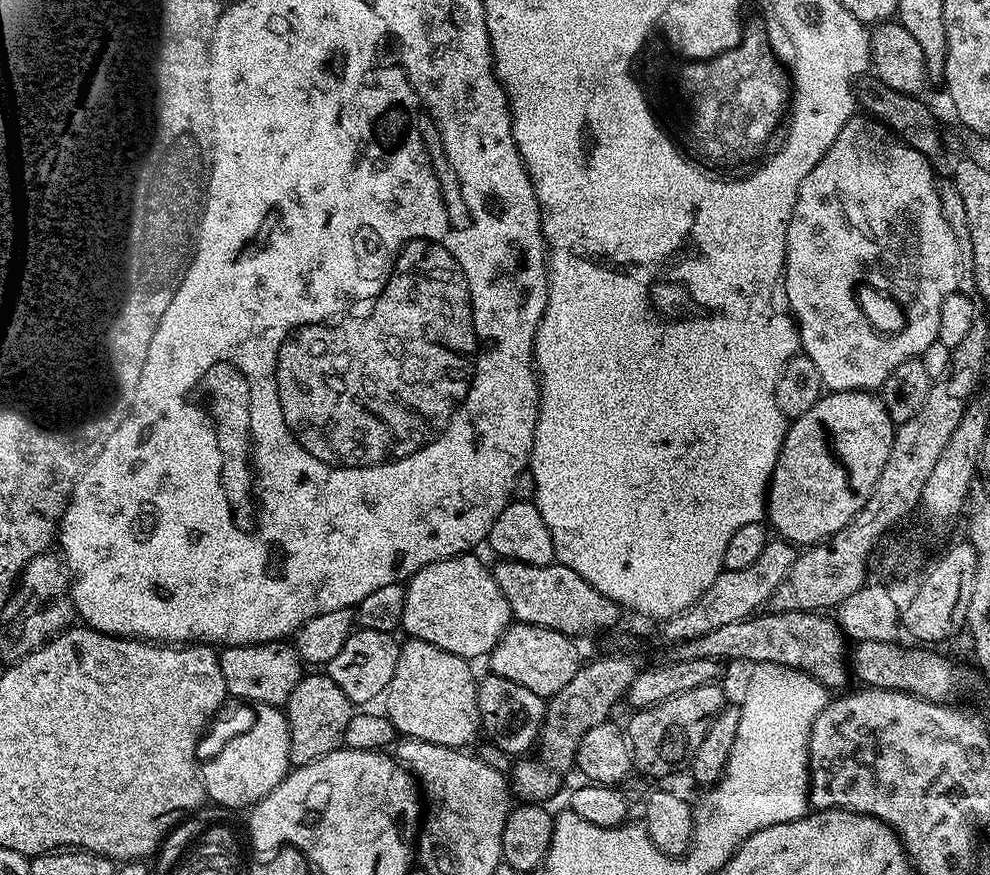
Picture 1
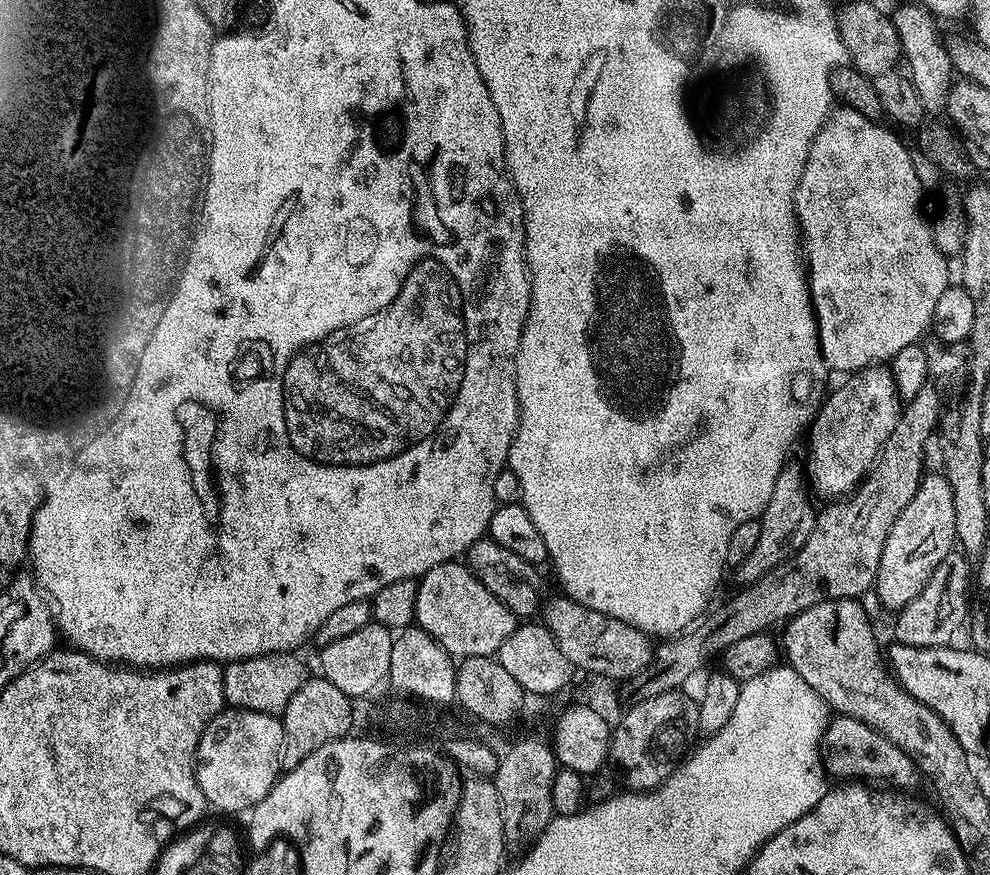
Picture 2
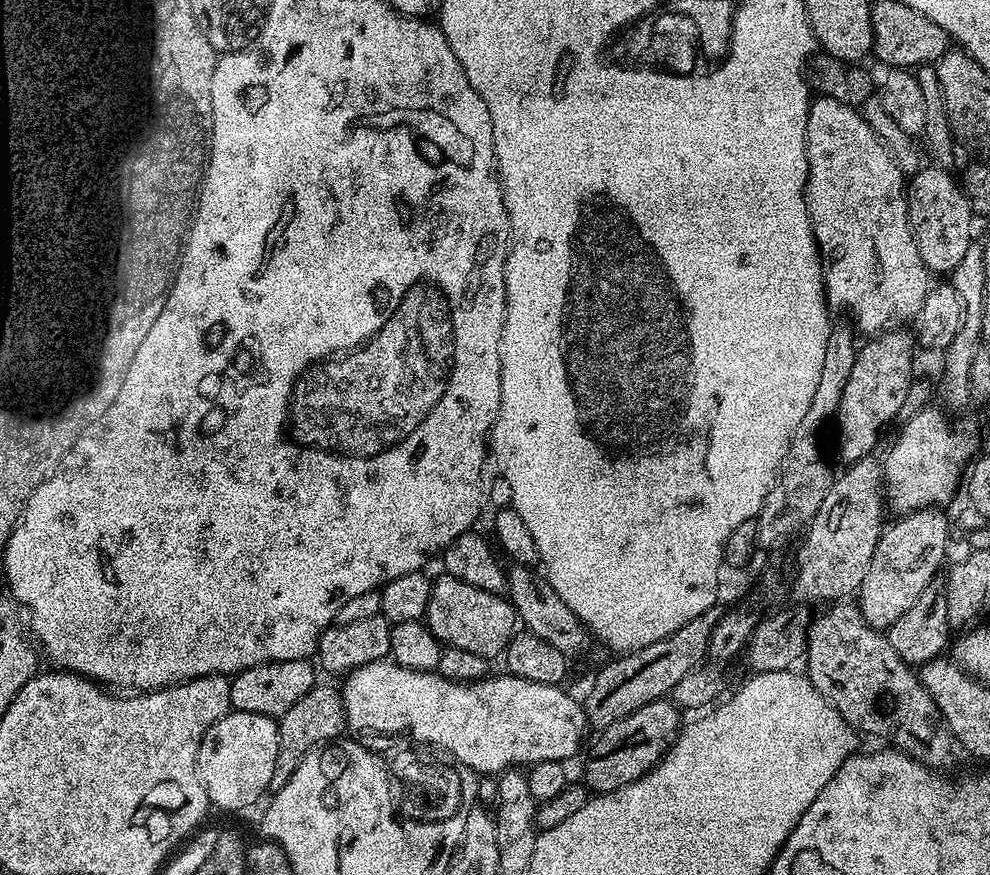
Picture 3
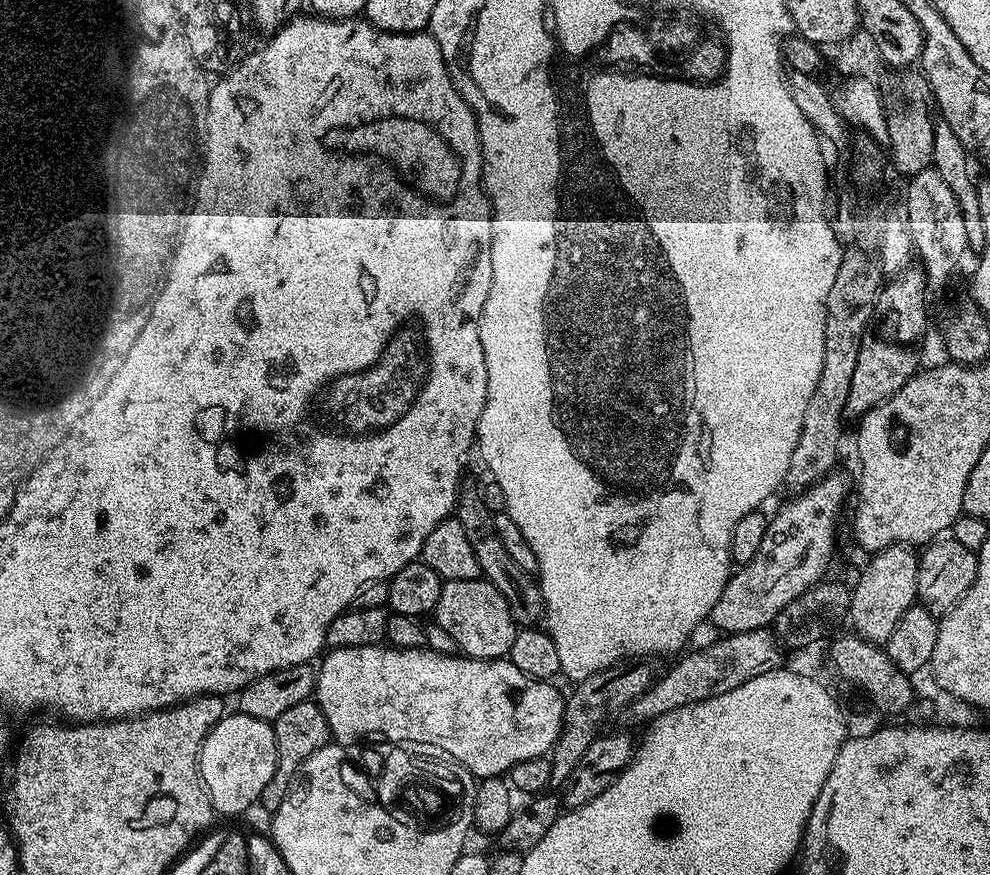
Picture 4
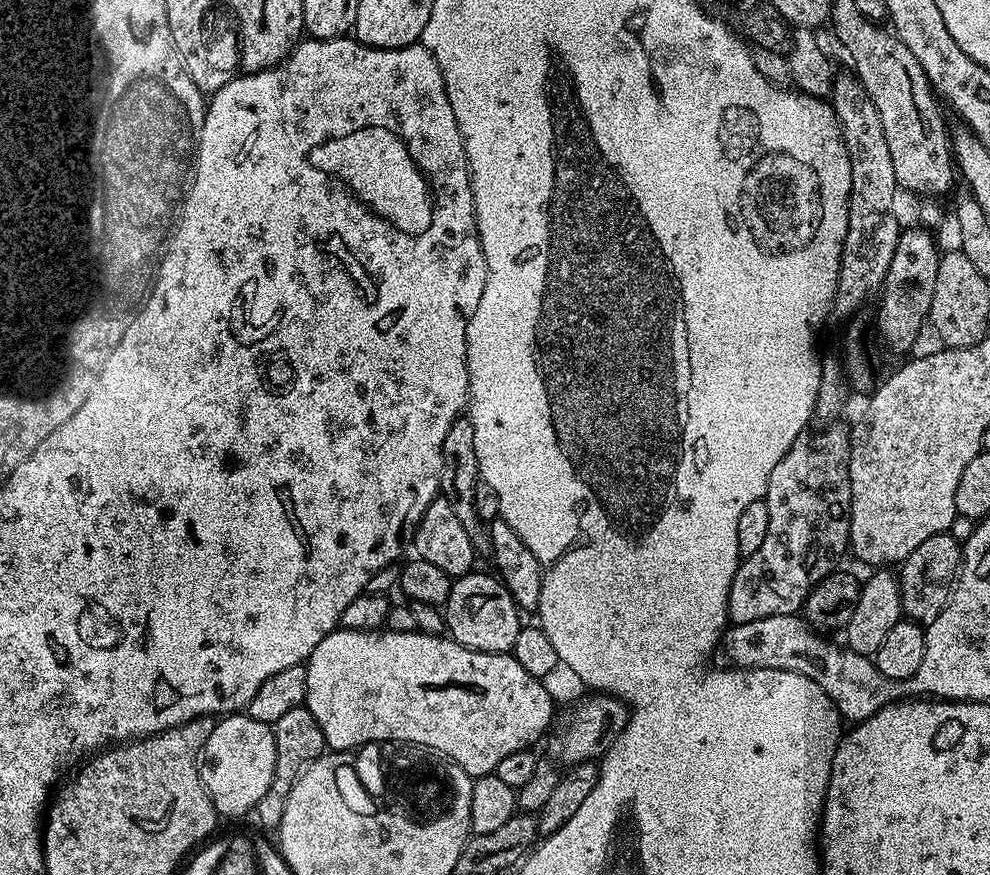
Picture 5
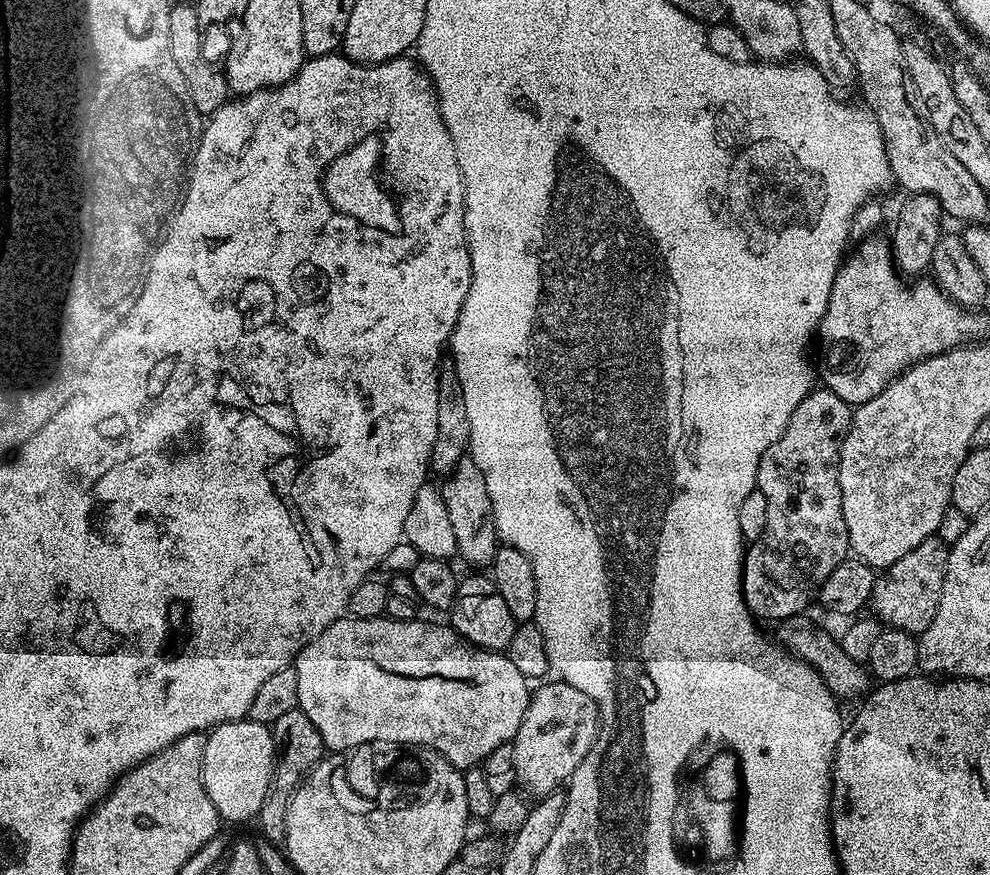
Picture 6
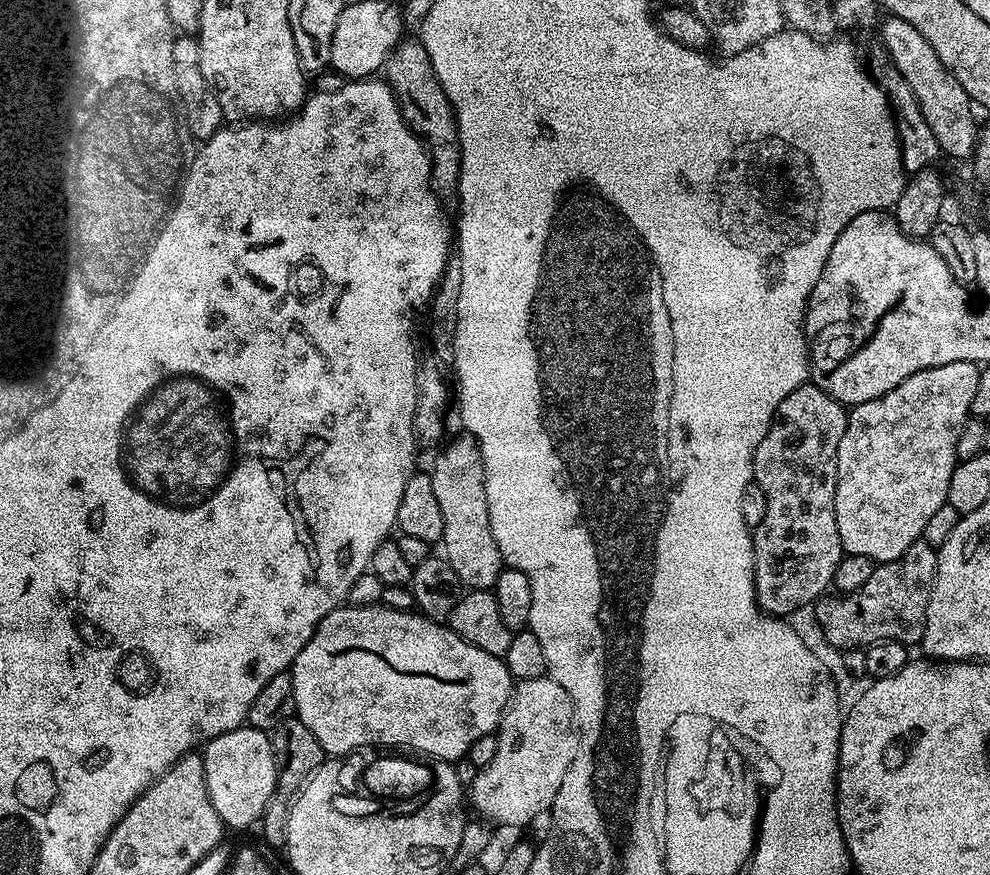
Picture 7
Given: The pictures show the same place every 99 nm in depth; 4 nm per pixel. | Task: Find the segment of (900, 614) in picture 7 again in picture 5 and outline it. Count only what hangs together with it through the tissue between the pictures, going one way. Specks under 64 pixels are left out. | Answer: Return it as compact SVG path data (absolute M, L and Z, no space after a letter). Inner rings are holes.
M951 533L931 535L899 565L900 606L903 615L921 626L930 626L944 609L962 563L962 546Z

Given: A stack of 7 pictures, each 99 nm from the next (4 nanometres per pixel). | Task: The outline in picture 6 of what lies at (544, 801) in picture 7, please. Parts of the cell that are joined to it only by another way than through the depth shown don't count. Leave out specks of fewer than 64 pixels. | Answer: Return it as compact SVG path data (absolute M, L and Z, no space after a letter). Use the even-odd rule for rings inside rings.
M563 682L548 683L541 683L537 687L541 688L529 695L522 726L518 726L516 737L510 741L514 750L512 772L521 784L517 785L532 798L547 796L571 781L574 770L589 759L590 746L598 743L601 725L600 711L590 694Z

